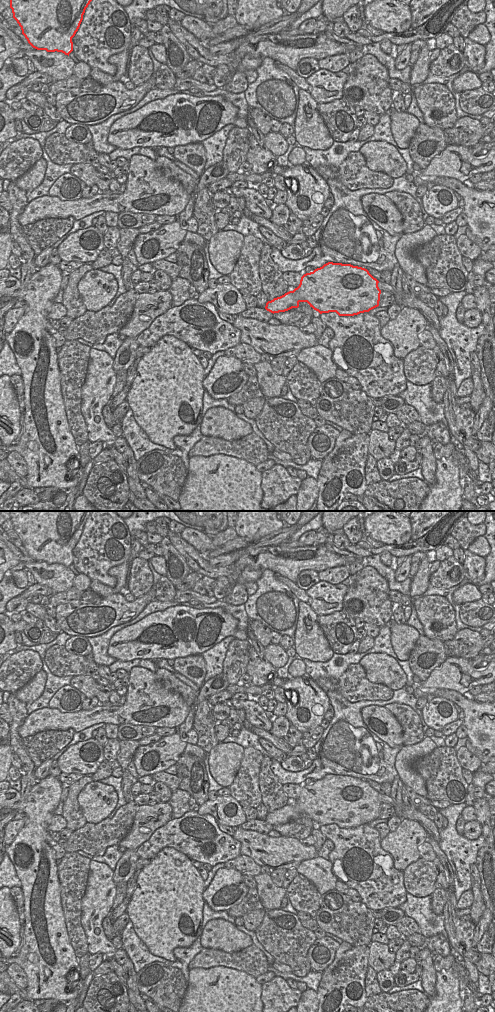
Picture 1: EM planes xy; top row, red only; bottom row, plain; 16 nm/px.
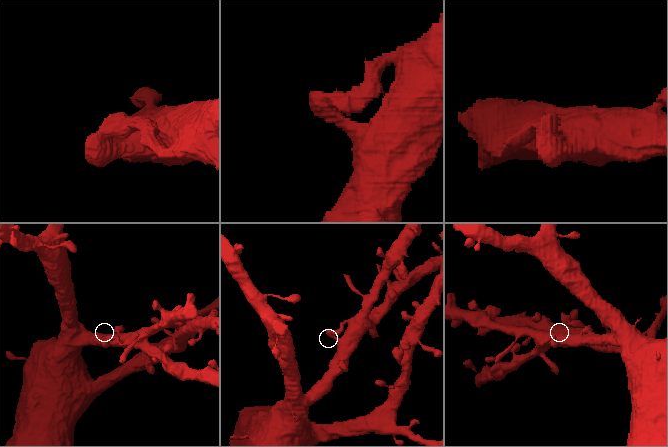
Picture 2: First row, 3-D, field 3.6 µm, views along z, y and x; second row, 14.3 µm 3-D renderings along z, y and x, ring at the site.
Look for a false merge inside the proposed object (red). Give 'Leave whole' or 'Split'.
Leave whole

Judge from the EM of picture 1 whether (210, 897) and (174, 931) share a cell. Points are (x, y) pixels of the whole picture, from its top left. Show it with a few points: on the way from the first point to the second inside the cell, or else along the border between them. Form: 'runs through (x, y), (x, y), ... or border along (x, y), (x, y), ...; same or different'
border along (203, 890), (202, 897), (205, 901); different

